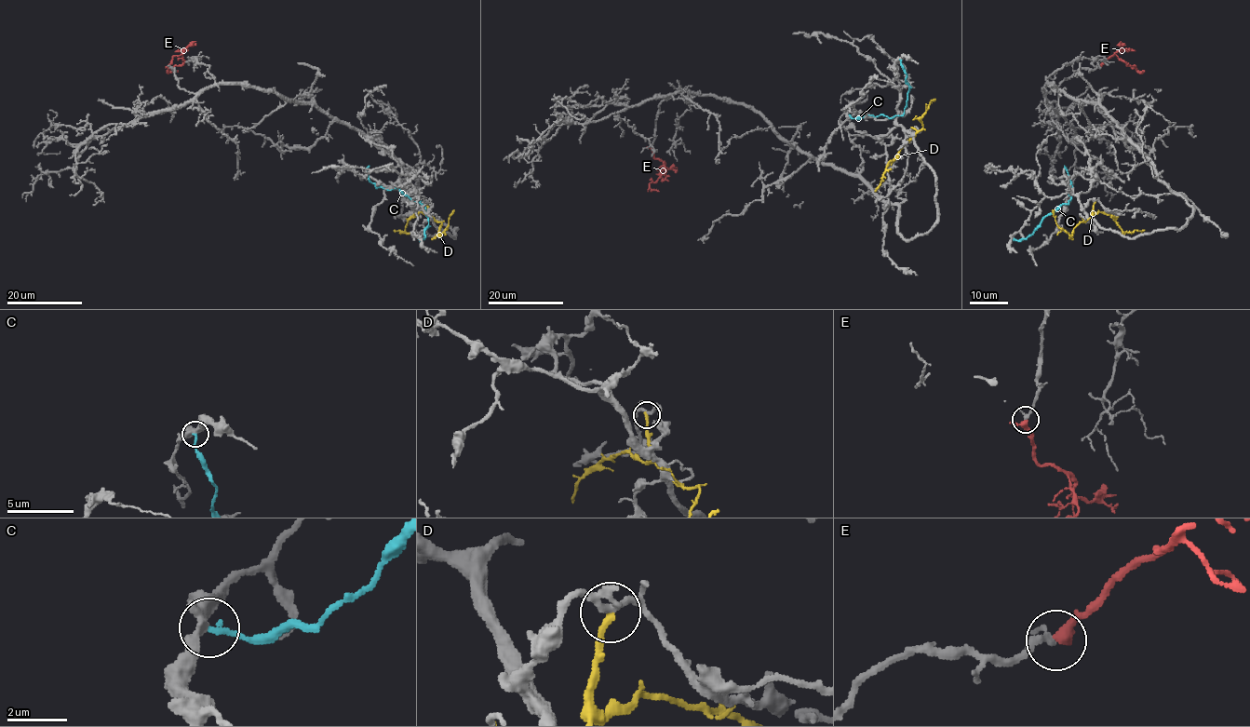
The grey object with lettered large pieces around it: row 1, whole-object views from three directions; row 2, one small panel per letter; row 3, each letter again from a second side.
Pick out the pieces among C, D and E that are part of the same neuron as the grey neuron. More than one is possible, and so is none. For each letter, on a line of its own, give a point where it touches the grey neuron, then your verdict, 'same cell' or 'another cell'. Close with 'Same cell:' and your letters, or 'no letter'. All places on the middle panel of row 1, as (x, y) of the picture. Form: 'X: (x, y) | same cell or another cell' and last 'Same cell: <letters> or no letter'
C: (900, 60) | another cell
D: (908, 141) | another cell
E: (651, 146) | same cell
Same cell: E

